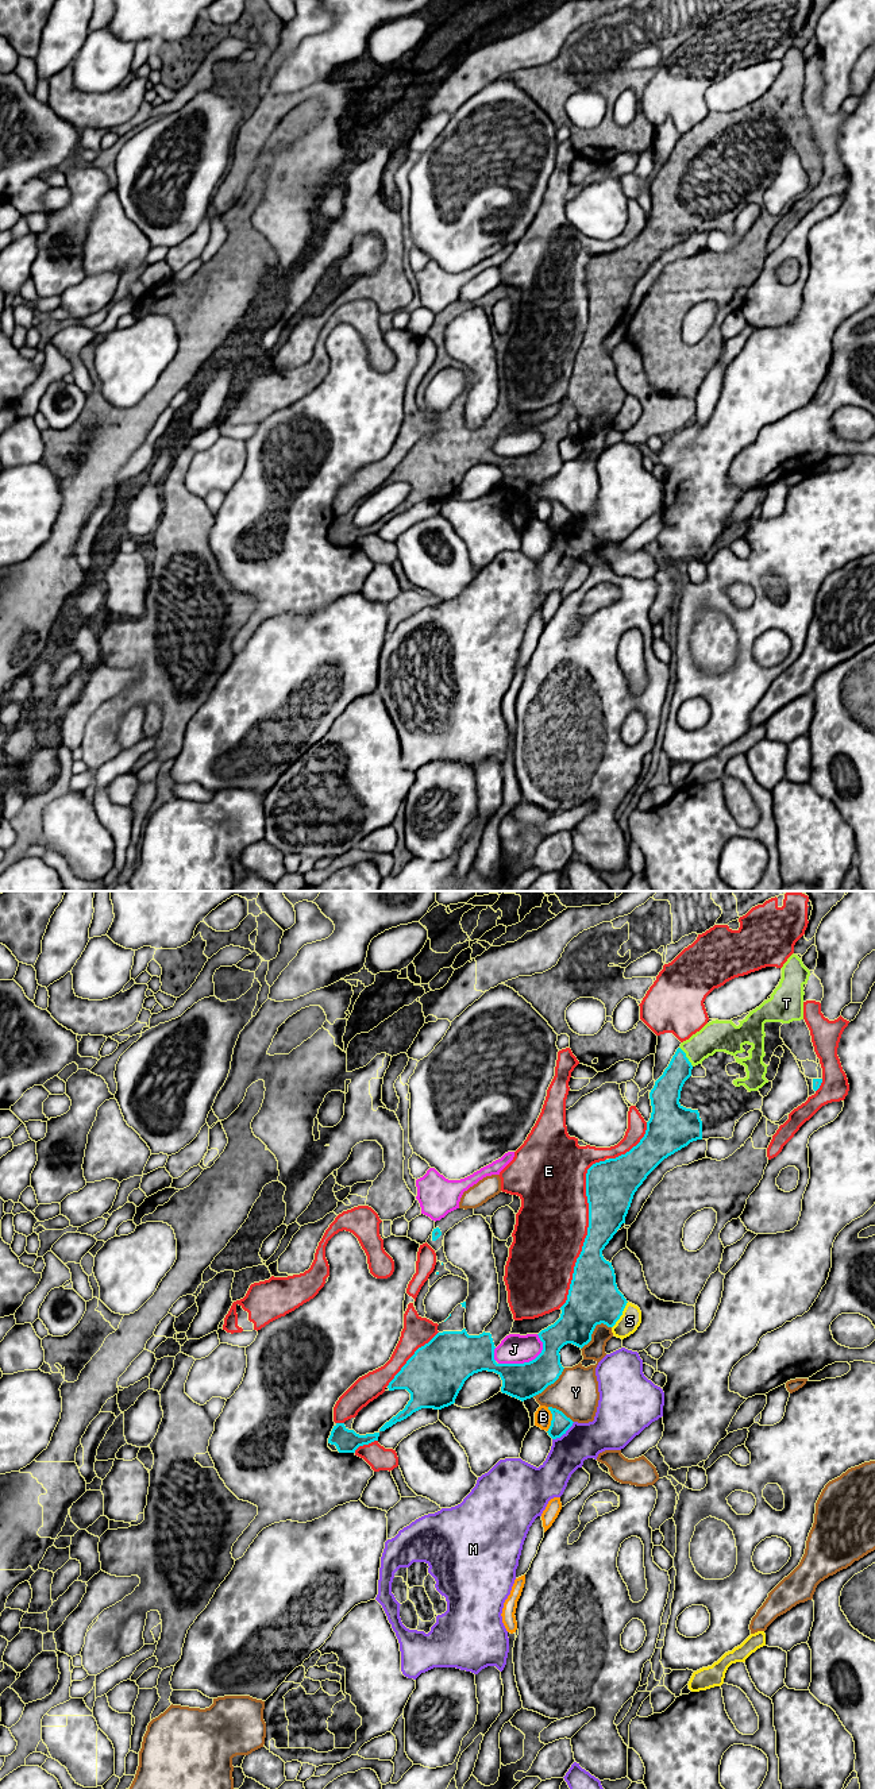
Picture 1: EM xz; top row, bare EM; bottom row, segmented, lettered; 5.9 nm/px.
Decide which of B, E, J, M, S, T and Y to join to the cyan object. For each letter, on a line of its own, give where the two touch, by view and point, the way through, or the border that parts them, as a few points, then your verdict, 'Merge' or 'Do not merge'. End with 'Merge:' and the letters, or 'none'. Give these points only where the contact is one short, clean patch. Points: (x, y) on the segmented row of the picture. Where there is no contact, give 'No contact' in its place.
B: Touches cyan at xz (552, 1419). Boundary: xz (548, 1407), (551, 1425), (547, 1431). Do not merge
E: Touches cyan at xz (588, 1230). Do not merge
J: Touches cyan at xz (524, 1363). Do not merge
M: Touches cyan at xz (563, 1433). Boundary: xz (574, 1422), (559, 1437), (552, 1439). Do not merge
S: Touches cyan at xz (621, 1314). Do not merge
T: Touches cyan at xz (685, 1056). Merge
Y: Touches cyan at xz (593, 1330). Do not merge
Merge: T

